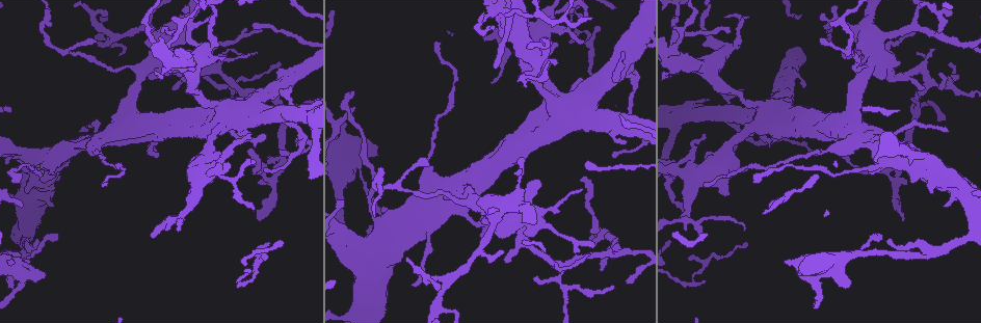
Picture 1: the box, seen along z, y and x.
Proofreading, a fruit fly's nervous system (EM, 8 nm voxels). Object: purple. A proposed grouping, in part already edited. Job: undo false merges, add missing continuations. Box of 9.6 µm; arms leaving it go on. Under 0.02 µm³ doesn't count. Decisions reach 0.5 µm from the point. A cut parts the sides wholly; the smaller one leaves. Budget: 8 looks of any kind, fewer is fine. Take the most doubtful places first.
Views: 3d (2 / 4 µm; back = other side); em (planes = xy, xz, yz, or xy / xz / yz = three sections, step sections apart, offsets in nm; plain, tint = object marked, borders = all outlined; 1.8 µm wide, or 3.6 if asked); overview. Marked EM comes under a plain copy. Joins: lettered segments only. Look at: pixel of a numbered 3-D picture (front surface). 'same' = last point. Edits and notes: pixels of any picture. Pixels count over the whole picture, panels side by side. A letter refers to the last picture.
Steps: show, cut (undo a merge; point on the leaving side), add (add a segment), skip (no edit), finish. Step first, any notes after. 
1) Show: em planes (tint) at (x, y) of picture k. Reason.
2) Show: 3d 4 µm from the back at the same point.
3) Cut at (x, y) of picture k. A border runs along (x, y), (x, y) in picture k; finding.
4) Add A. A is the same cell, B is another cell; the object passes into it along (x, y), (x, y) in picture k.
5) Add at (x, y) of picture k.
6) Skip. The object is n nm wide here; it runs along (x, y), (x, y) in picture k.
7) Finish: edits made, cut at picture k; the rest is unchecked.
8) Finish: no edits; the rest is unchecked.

Show: 3d 4 µm at (176, 60) of picture 1. Three arms meet.

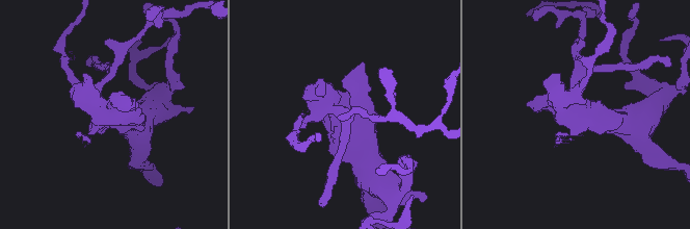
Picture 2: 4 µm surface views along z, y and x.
Show: em planes (borders) at (110, 113) of picture 2.

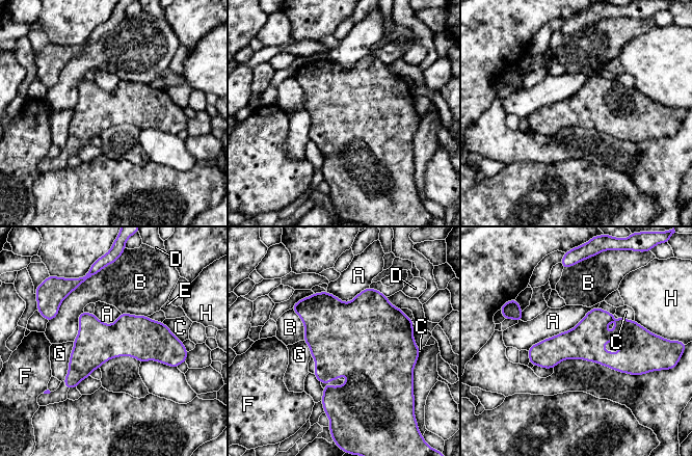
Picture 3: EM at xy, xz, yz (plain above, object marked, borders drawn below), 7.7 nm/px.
Skip. The longest contact is with A, 650 nm; A, B, C, D, E, F, G and H are other cells; a border runs along (597, 306), (571, 328), (527, 350) in picture 3; continuous, no second cell.

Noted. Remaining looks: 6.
Show: 3d 4 µm at (870, 48) of picture 1.

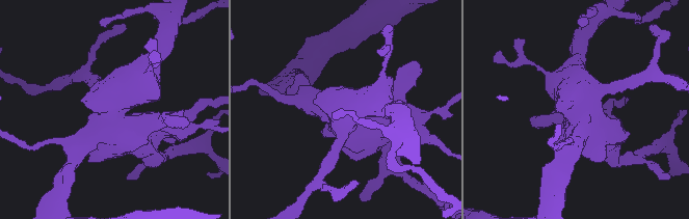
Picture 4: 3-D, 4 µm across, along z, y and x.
Show: em 3.6 µm xy step 8 (borders) at (582, 111) of picture 4.

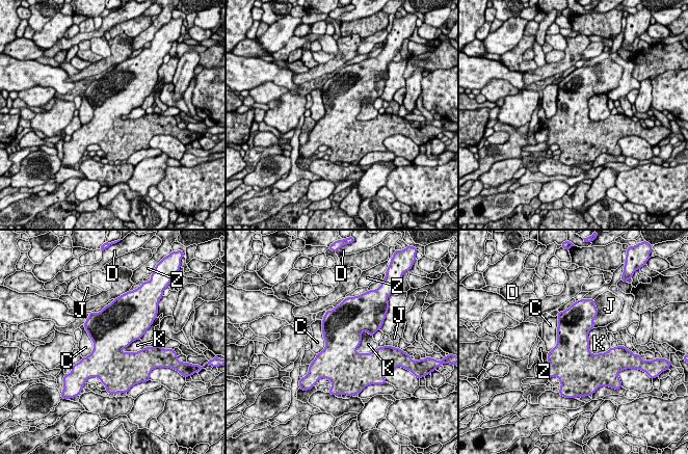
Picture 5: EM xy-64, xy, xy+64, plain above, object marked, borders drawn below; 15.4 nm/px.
Show: em 3.6 µm planes (borders) at the same point. Cut it another way.

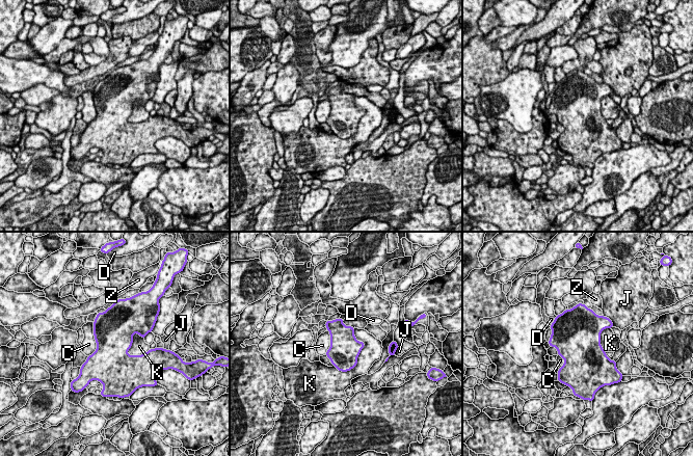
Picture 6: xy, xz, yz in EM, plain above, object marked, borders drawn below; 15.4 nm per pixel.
Skip. The longest contact is with K, 750 nm; C, D, J, K and Z are other cells; one cell here.

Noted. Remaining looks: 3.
Show: em xz step 8 (borders) at (414, 285) of picture 1. Free end.

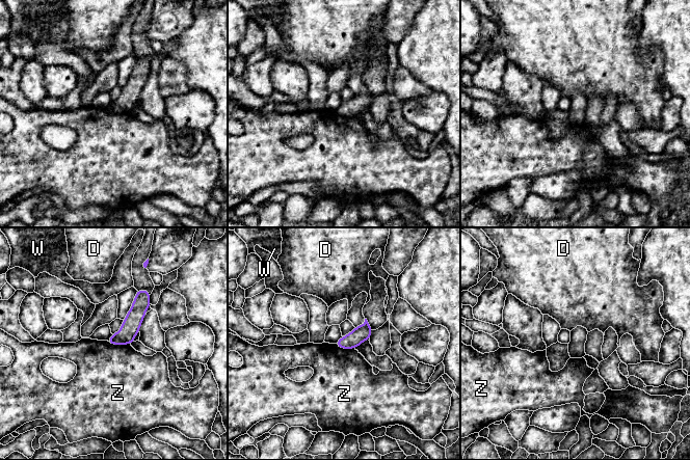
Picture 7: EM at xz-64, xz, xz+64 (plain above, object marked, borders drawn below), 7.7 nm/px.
Show: em planes (borders) at the same point.

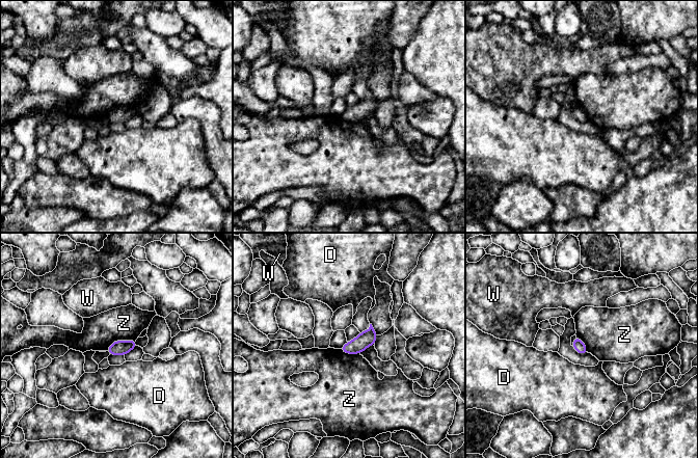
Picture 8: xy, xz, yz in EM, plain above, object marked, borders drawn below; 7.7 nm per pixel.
Skip. D, W and Z are other cells; a border runs along (135, 340), (115, 340), (106, 350) in picture 8; no lettered segment goes on from it.

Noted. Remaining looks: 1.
Finish: no edits; the rest is unchecked.

